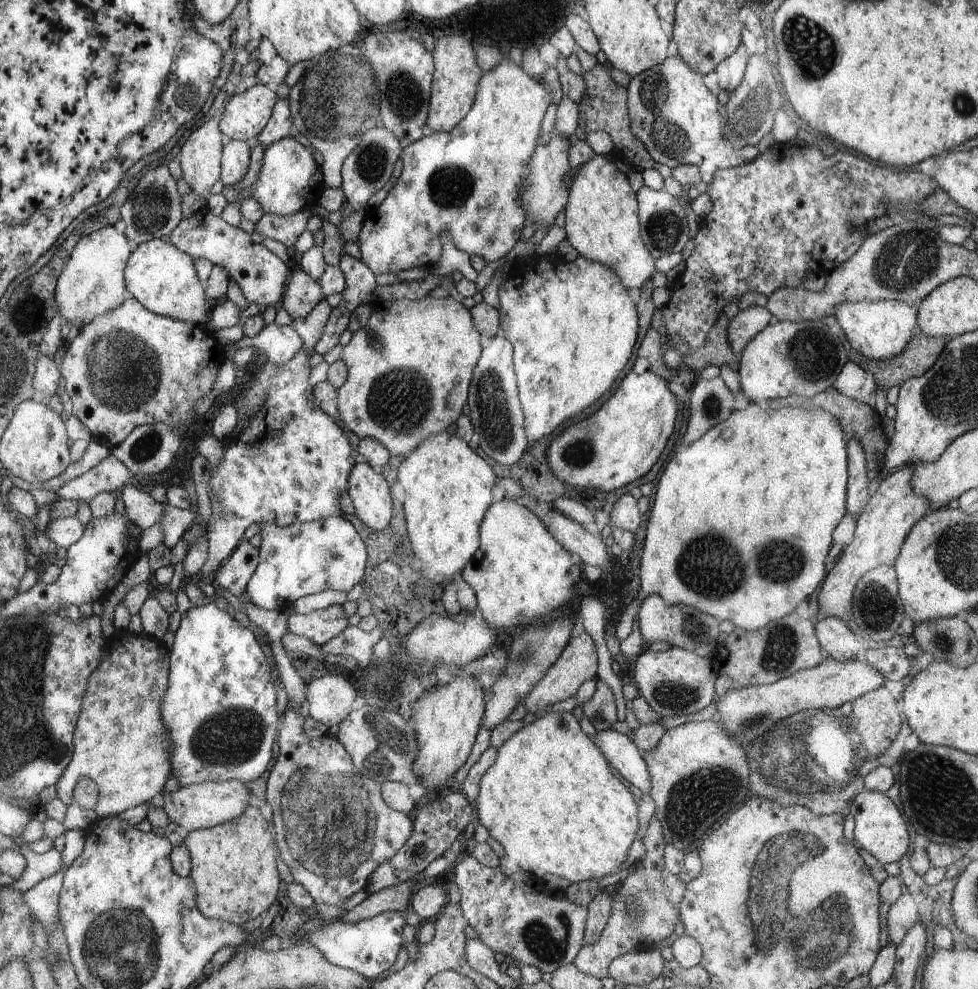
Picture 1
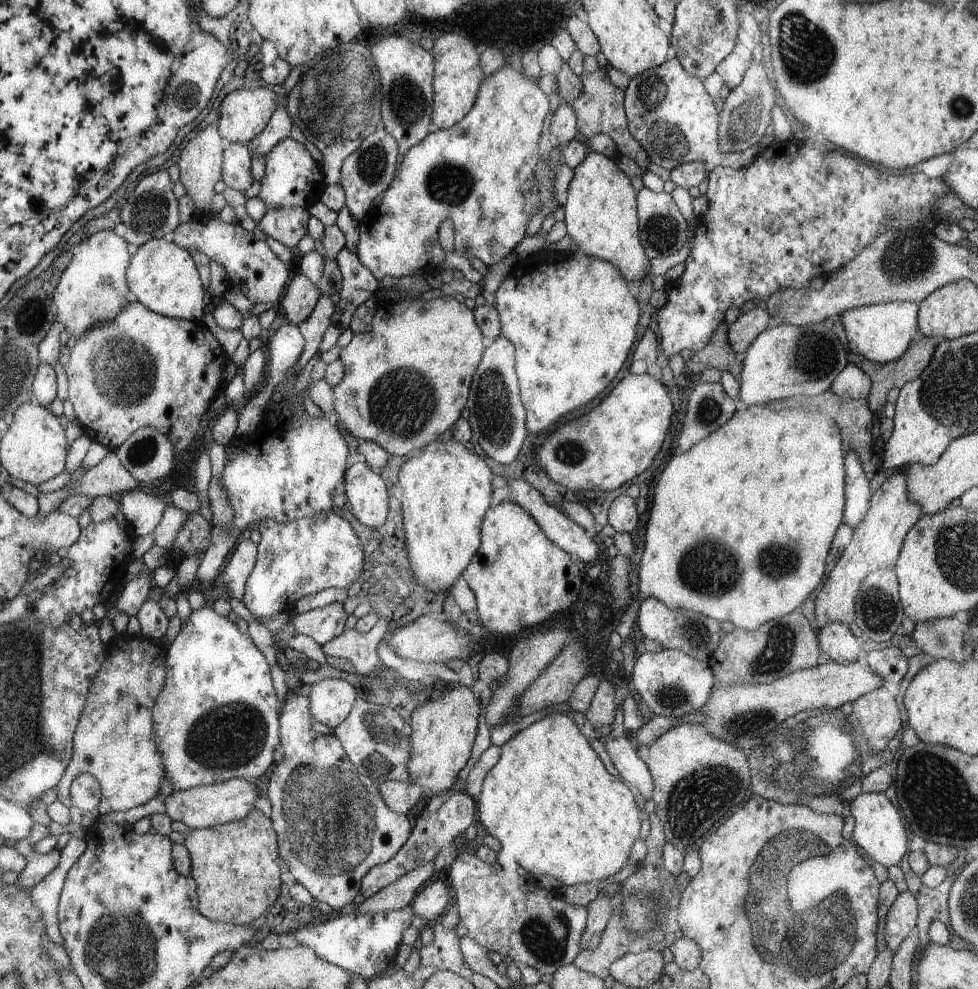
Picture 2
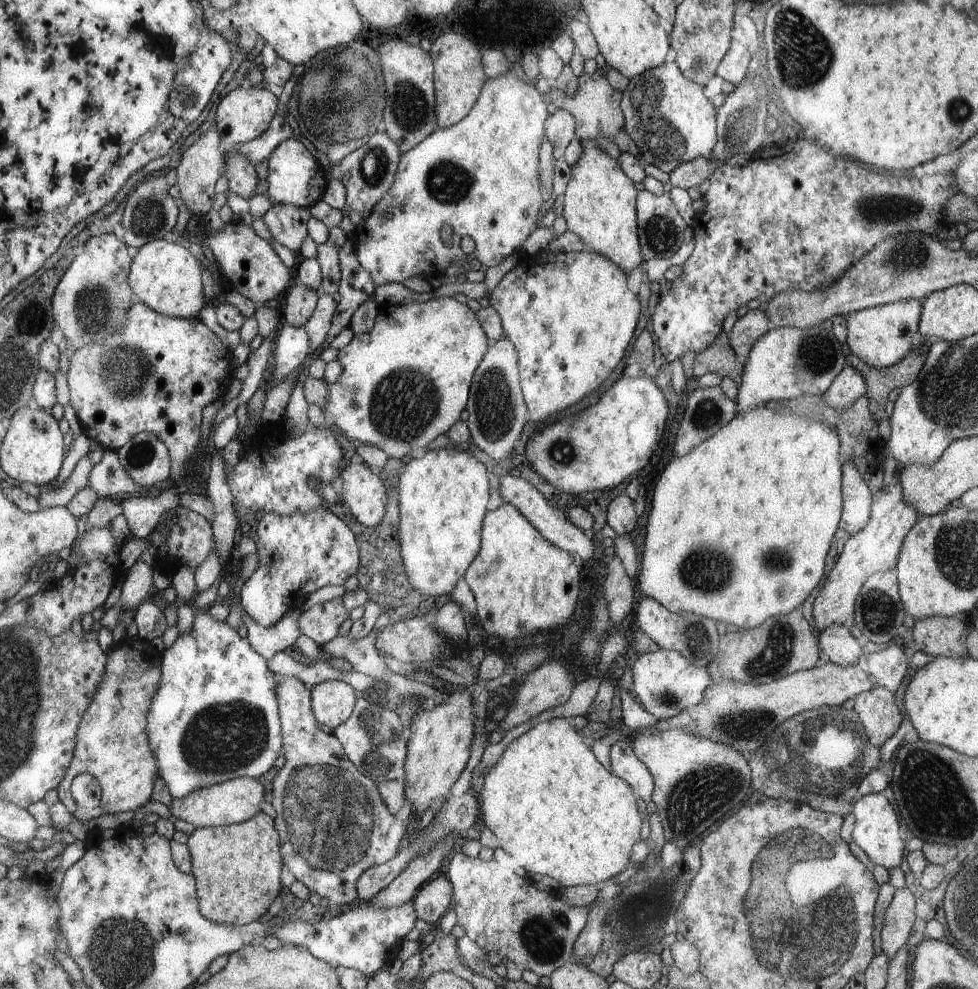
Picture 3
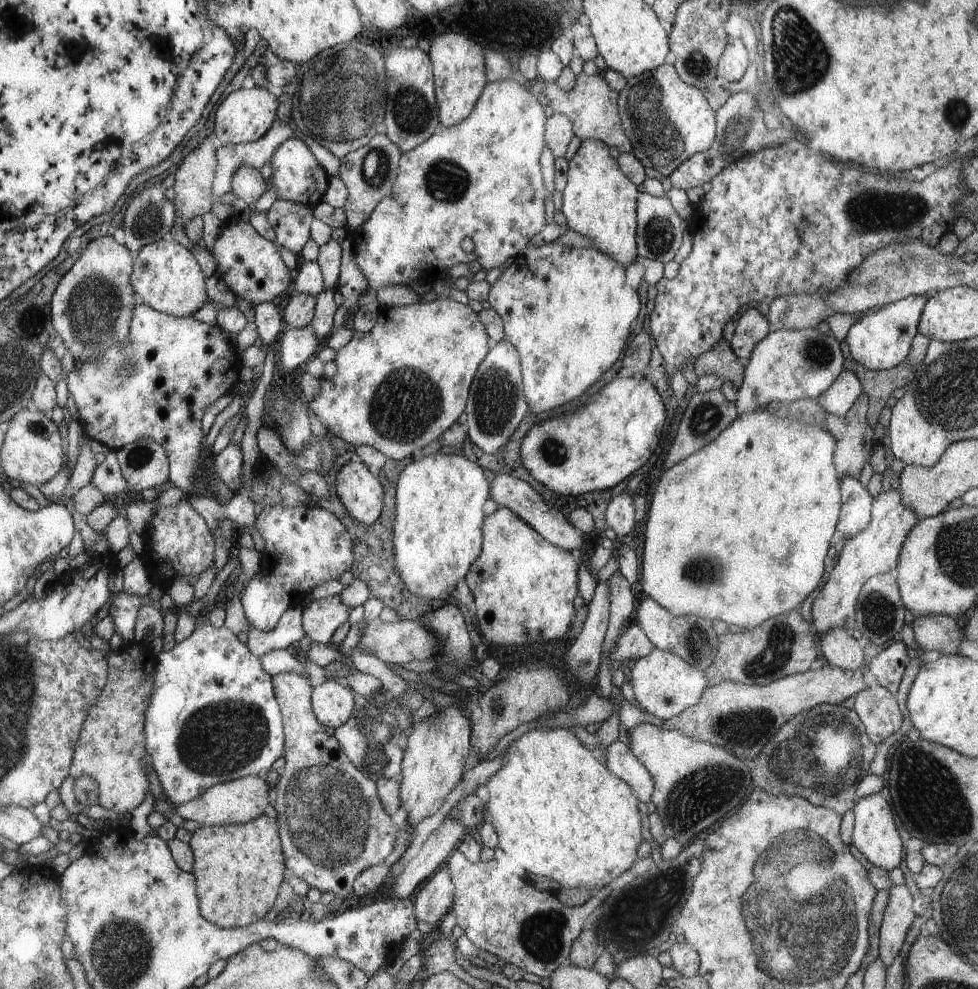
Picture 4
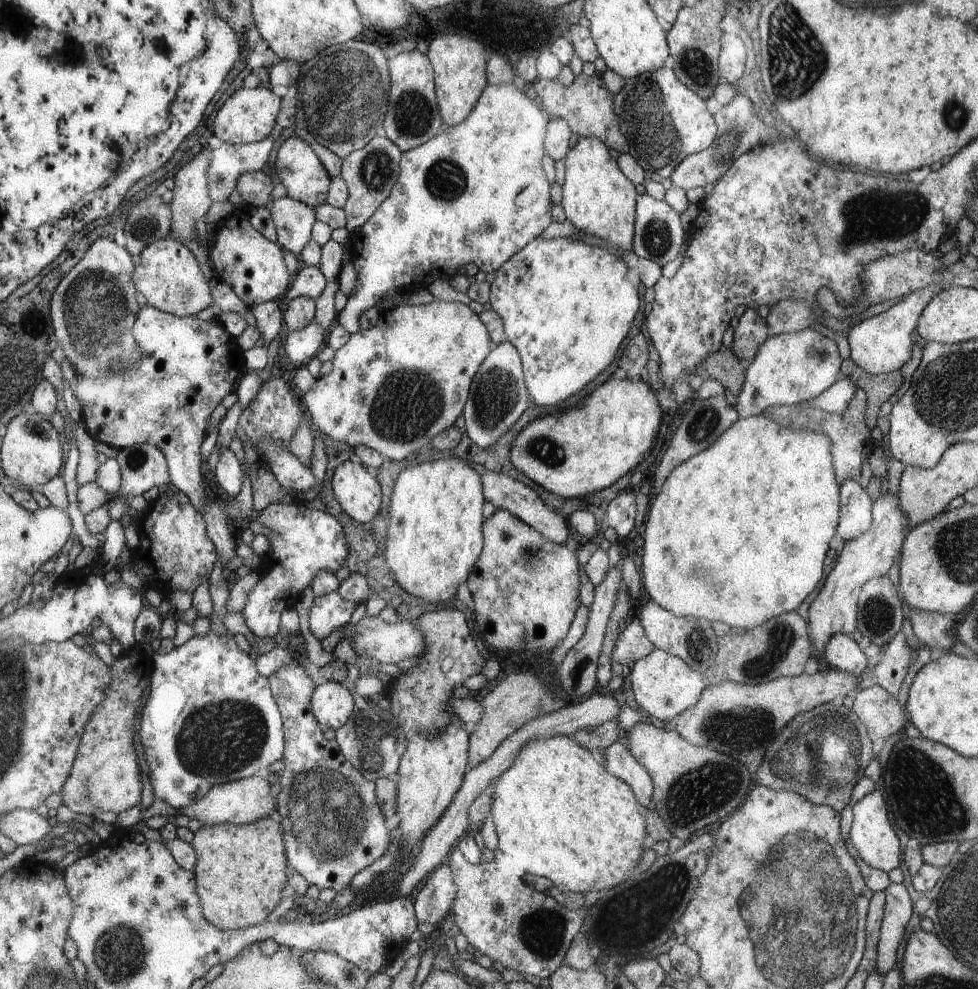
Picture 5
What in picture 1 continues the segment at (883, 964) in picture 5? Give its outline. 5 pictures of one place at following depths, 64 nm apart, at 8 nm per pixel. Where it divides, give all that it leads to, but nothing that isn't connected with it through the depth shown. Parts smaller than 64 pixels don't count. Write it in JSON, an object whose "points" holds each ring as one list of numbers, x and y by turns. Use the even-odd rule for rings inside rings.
{"points":[[902,894,887,912,889,942,897,947,910,928,921,920,918,902,910,894]]}

